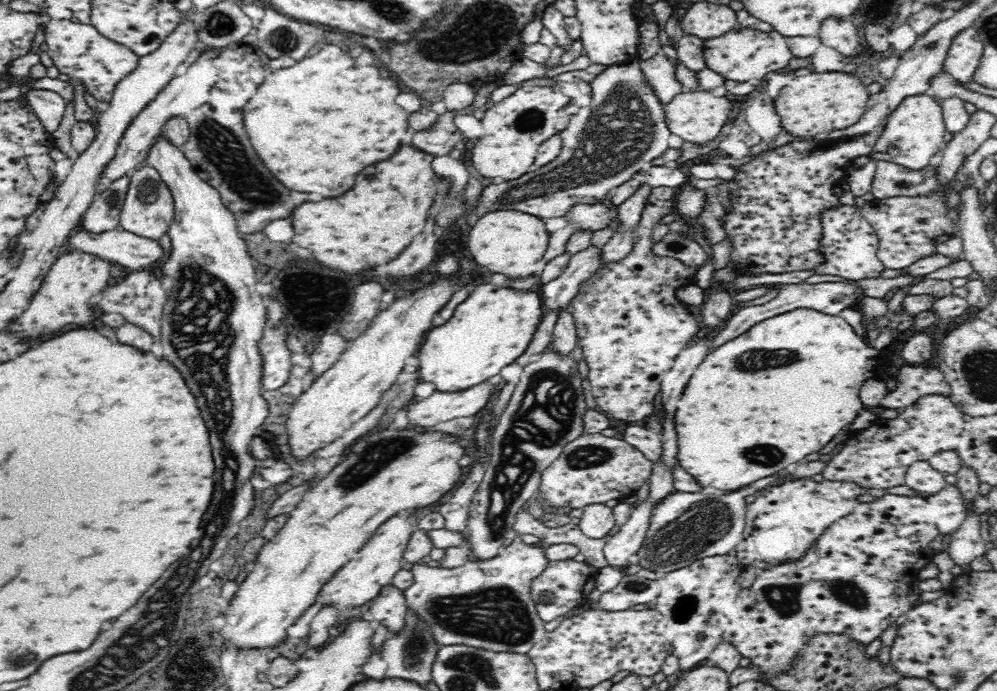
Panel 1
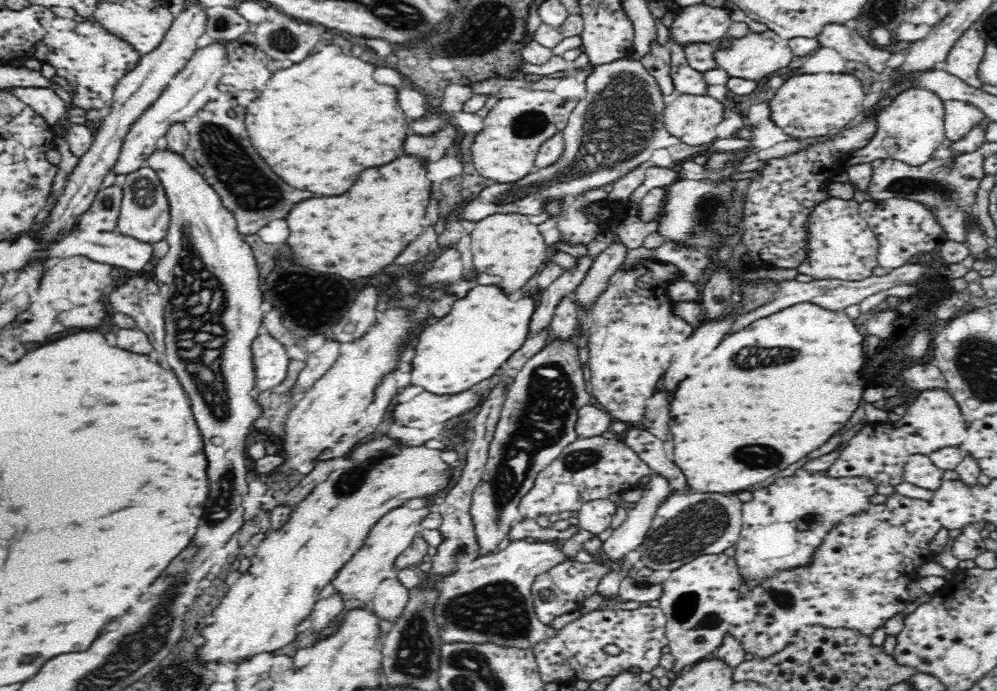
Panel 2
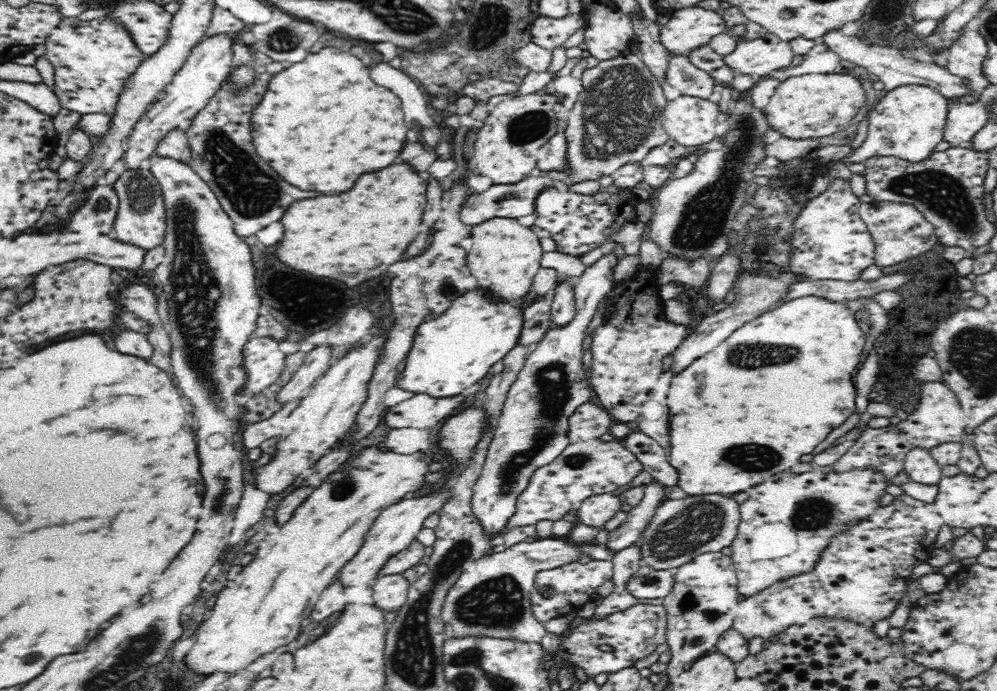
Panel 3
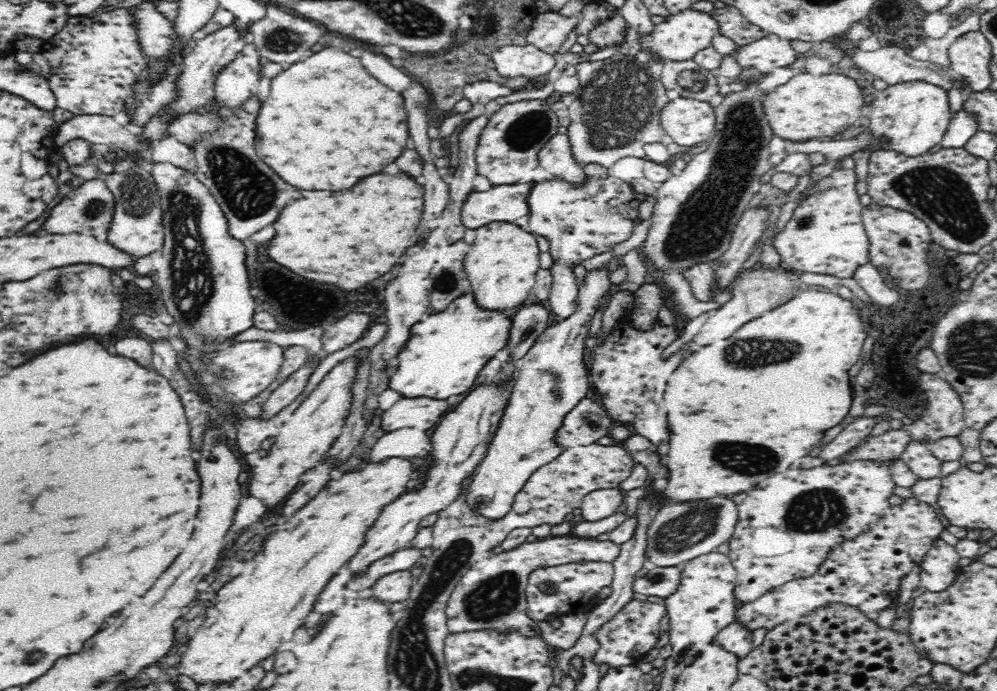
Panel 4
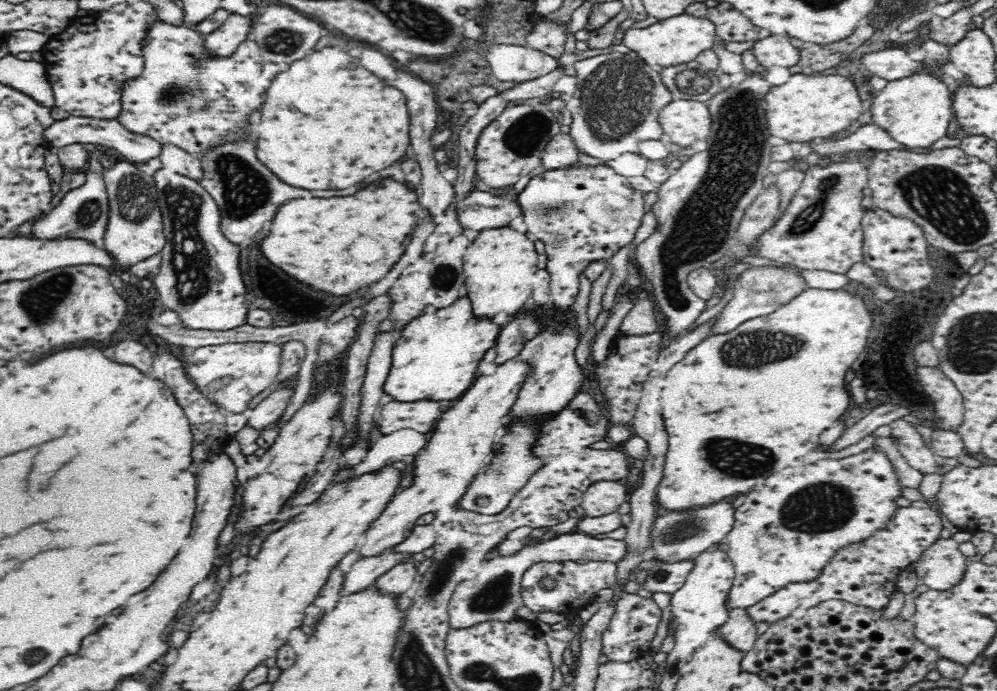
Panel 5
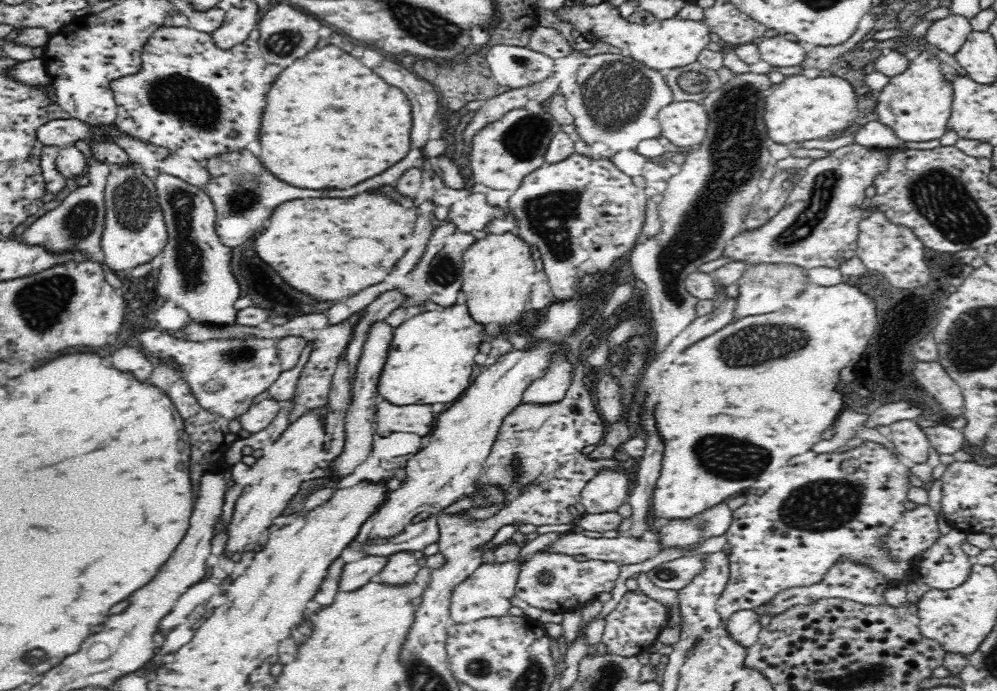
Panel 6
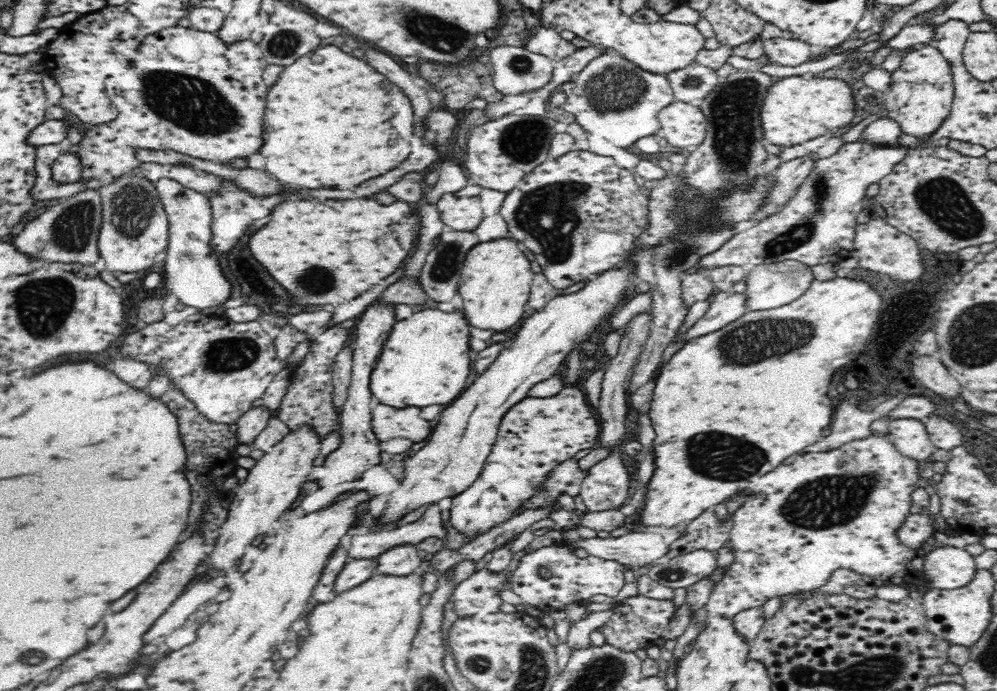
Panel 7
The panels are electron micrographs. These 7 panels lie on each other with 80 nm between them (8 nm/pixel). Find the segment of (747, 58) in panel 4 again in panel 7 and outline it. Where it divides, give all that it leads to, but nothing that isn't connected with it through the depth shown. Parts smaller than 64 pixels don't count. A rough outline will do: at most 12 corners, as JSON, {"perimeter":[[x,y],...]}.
{"perimeter":[[794,38],[763,40],[772,63],[798,66],[815,49]]}

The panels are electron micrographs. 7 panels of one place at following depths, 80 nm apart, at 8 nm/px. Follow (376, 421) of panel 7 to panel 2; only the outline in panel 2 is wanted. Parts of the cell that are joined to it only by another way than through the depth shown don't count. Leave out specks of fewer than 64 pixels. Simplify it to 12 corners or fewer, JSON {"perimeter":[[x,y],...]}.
{"perimeter":[[421,392],[392,411],[410,428],[444,423],[478,406],[480,394]]}

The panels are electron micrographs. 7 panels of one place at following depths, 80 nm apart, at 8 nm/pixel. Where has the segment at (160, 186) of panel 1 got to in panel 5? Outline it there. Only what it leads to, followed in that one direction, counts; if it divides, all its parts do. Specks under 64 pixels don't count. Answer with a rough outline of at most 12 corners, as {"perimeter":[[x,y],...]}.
{"perimeter":[[129,161],[103,177],[102,248],[130,268],[166,242],[157,186]]}

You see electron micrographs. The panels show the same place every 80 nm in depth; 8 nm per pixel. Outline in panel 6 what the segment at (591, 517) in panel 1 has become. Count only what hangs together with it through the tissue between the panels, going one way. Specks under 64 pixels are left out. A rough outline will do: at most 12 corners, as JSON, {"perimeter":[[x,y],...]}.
{"perimeter":[[600,468],[581,492],[582,513],[629,502],[622,469]]}

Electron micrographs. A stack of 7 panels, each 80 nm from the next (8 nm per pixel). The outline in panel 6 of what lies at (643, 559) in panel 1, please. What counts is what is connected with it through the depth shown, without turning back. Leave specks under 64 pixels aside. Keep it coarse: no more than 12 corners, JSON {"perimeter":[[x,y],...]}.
{"perimeter":[[726,502],[659,530],[664,548],[722,536],[733,520]]}

